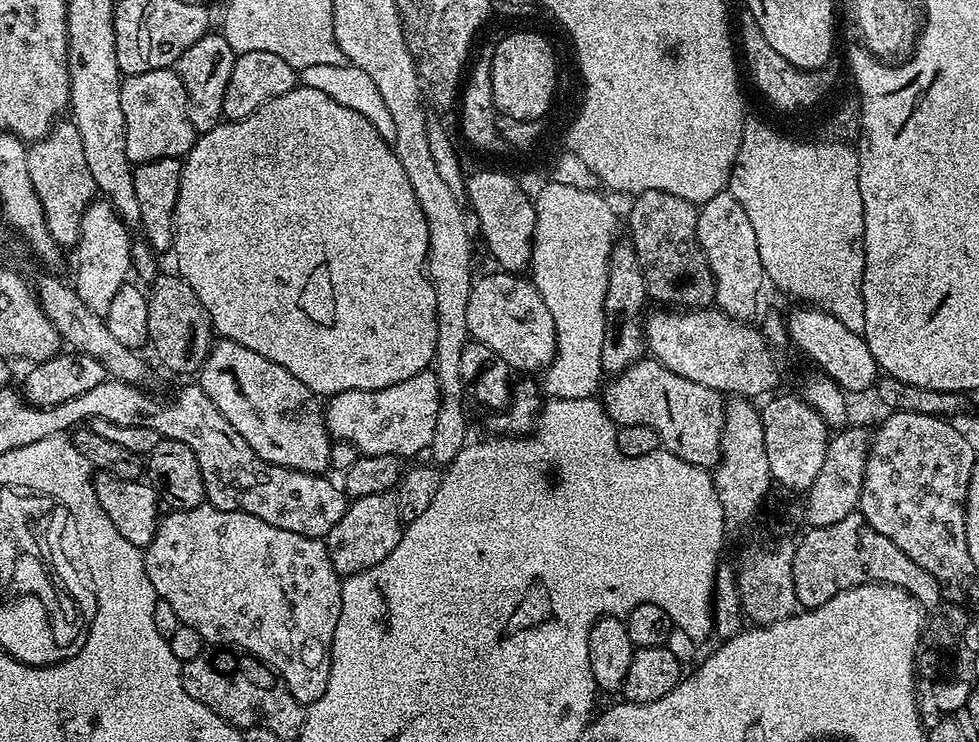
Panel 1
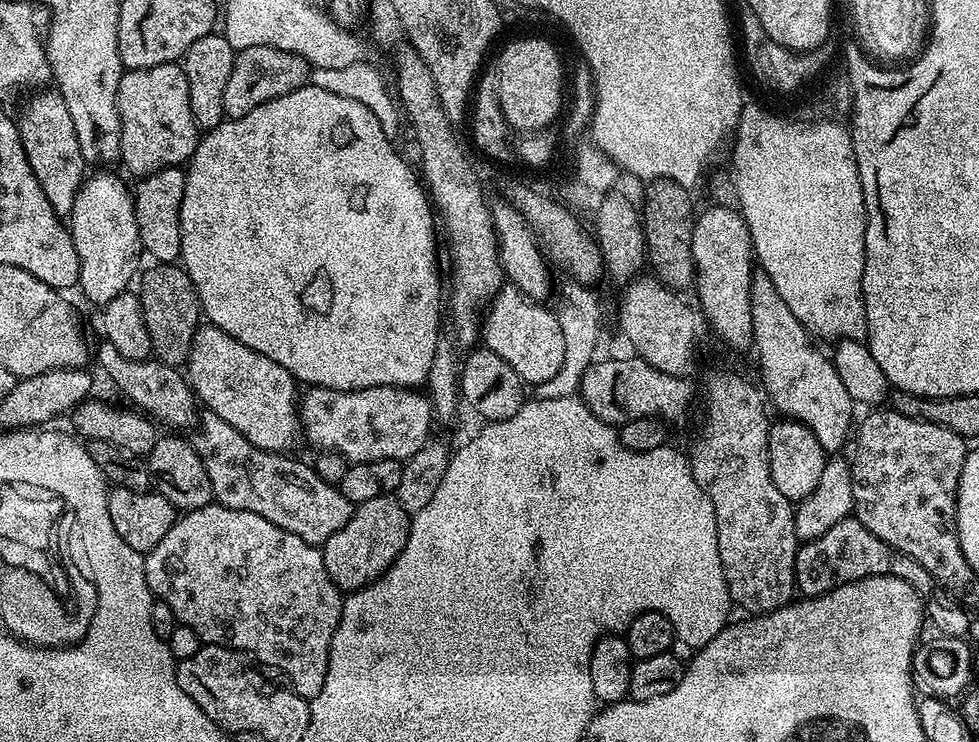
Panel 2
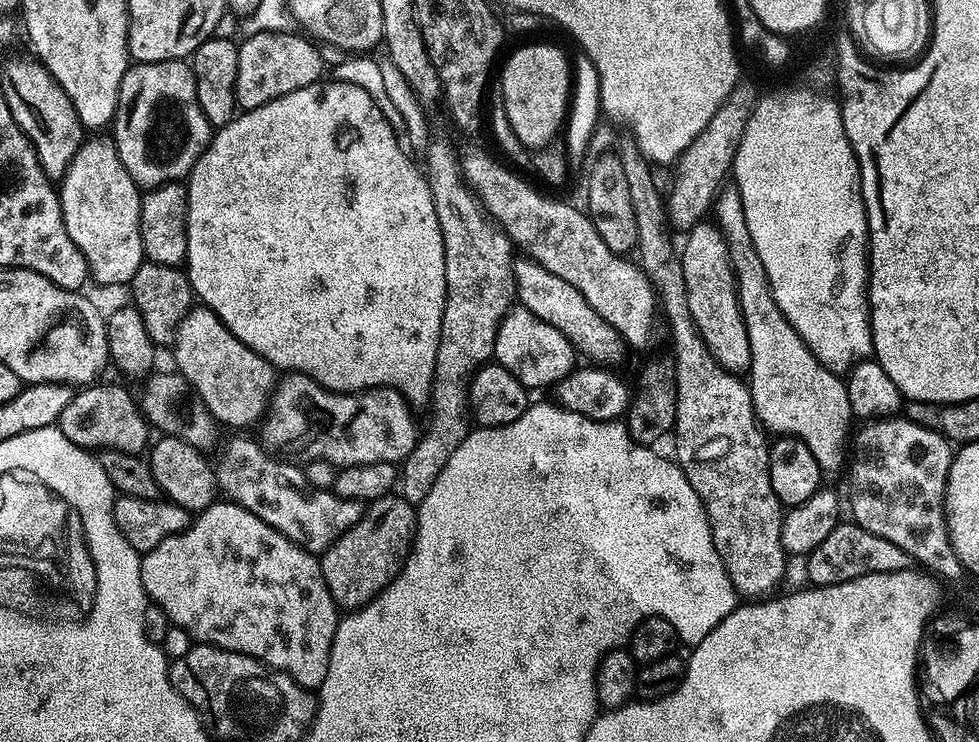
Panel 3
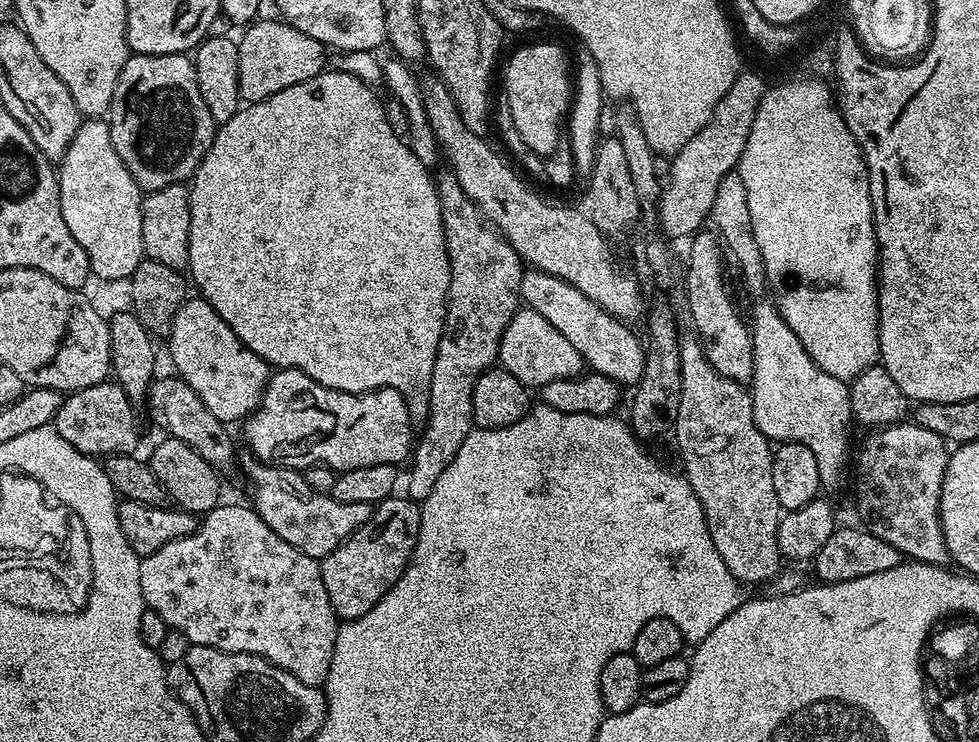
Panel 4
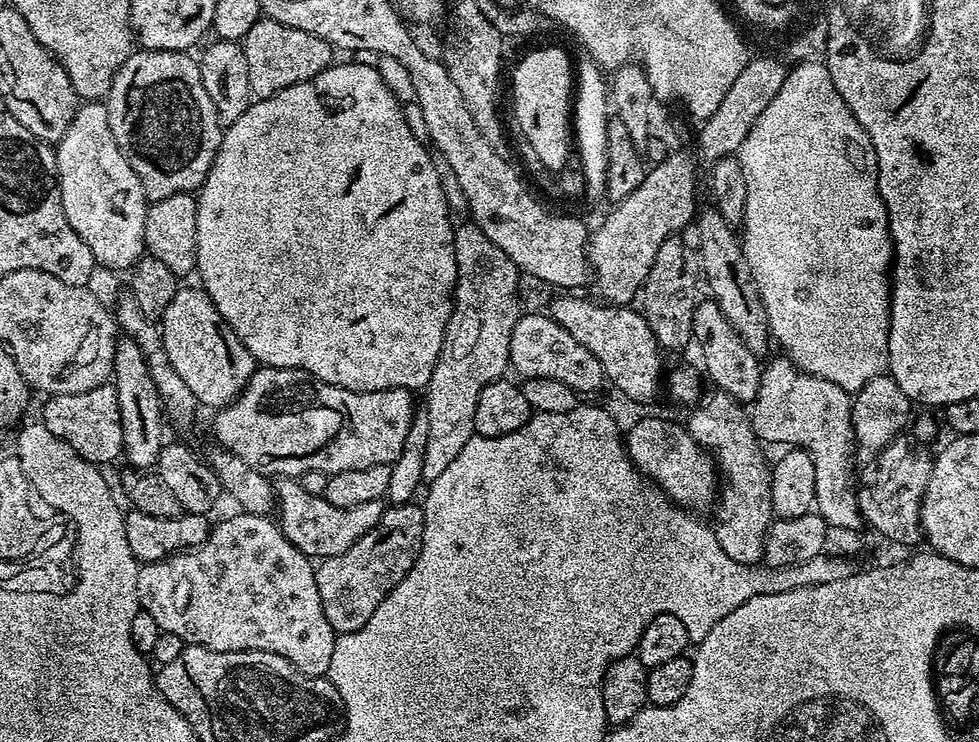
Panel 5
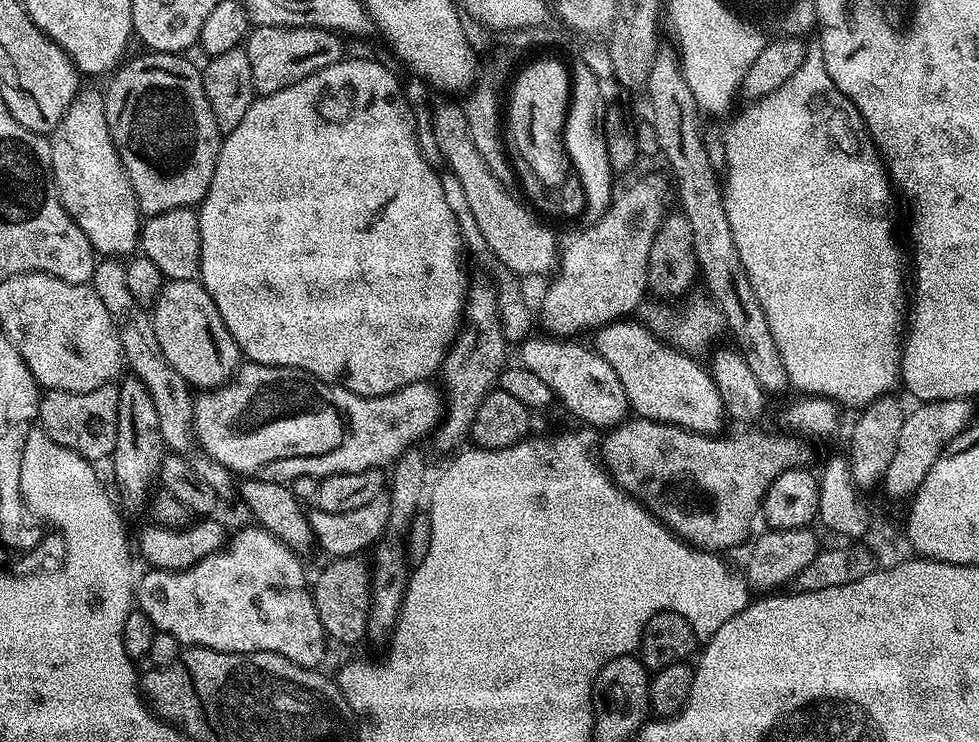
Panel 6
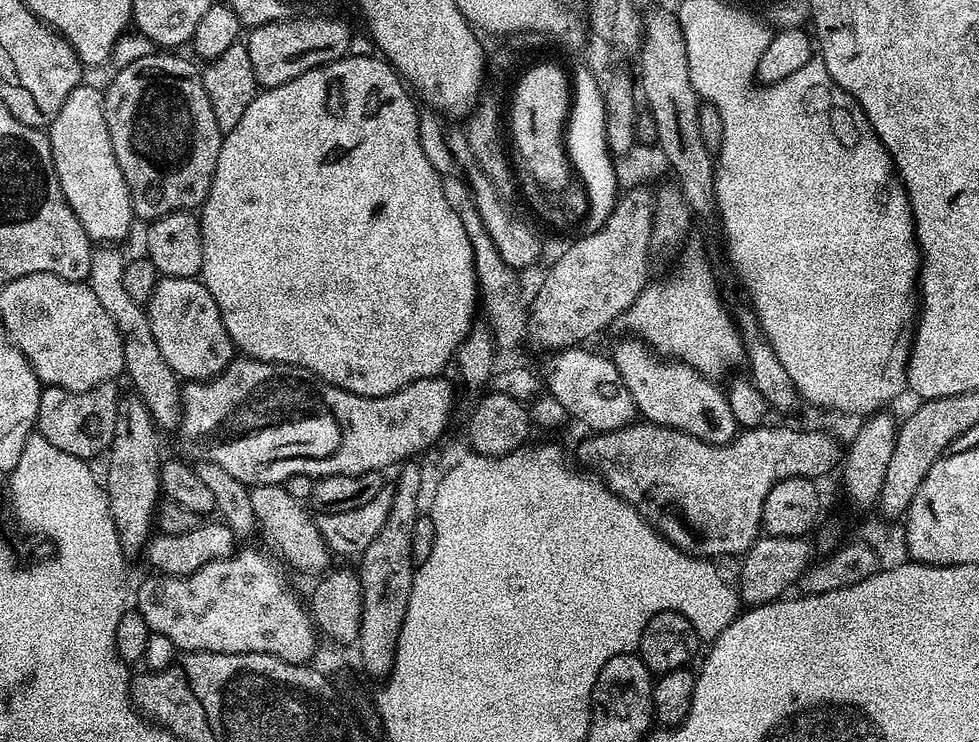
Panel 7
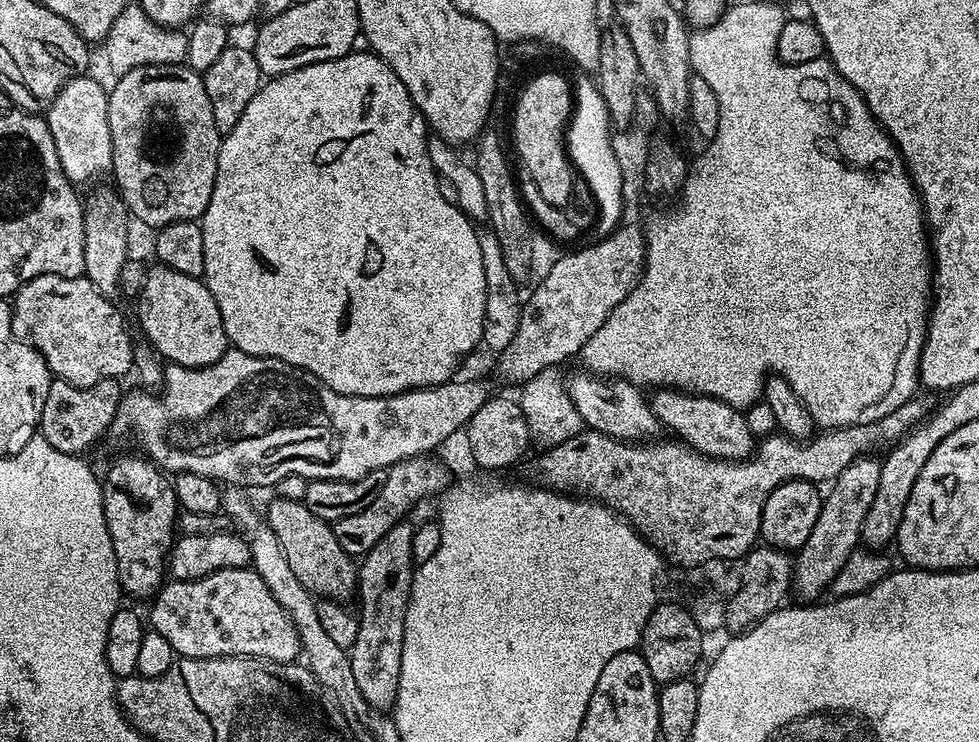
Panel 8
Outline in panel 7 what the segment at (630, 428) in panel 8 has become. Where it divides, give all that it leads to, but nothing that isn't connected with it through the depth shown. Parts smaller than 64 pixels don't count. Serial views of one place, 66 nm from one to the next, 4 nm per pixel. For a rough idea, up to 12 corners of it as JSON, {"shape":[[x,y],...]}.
{"shape":[[562,348],[547,395],[593,433],[638,416],[612,359]]}

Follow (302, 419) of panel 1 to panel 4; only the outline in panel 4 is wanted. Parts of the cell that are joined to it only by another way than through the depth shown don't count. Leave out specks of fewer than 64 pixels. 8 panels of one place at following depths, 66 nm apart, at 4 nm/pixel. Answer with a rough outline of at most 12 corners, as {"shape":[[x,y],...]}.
{"shape":[[203,298],[166,337],[214,418],[252,415],[270,366]]}

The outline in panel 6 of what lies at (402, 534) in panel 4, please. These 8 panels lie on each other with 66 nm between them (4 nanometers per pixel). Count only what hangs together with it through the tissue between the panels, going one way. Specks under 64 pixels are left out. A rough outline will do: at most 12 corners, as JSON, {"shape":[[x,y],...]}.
{"shape":[[363,555],[329,559],[312,597],[329,641],[370,629],[372,574]]}

